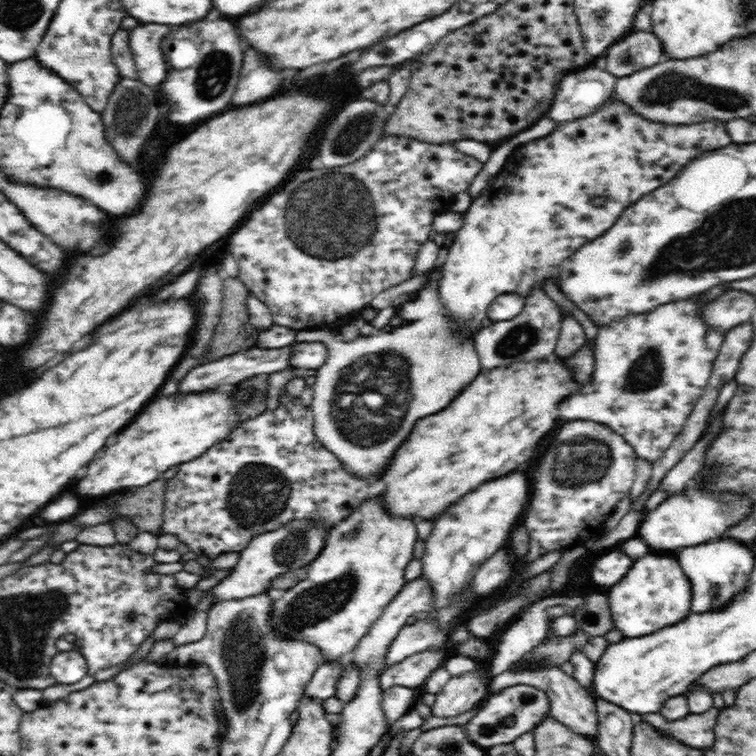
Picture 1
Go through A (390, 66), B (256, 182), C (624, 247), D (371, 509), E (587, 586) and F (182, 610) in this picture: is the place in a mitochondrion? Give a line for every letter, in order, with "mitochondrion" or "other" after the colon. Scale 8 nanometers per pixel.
A: other
B: other
C: mitochondrion
D: other
E: other
F: other

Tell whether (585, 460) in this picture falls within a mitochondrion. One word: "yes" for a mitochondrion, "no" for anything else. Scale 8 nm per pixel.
yes

